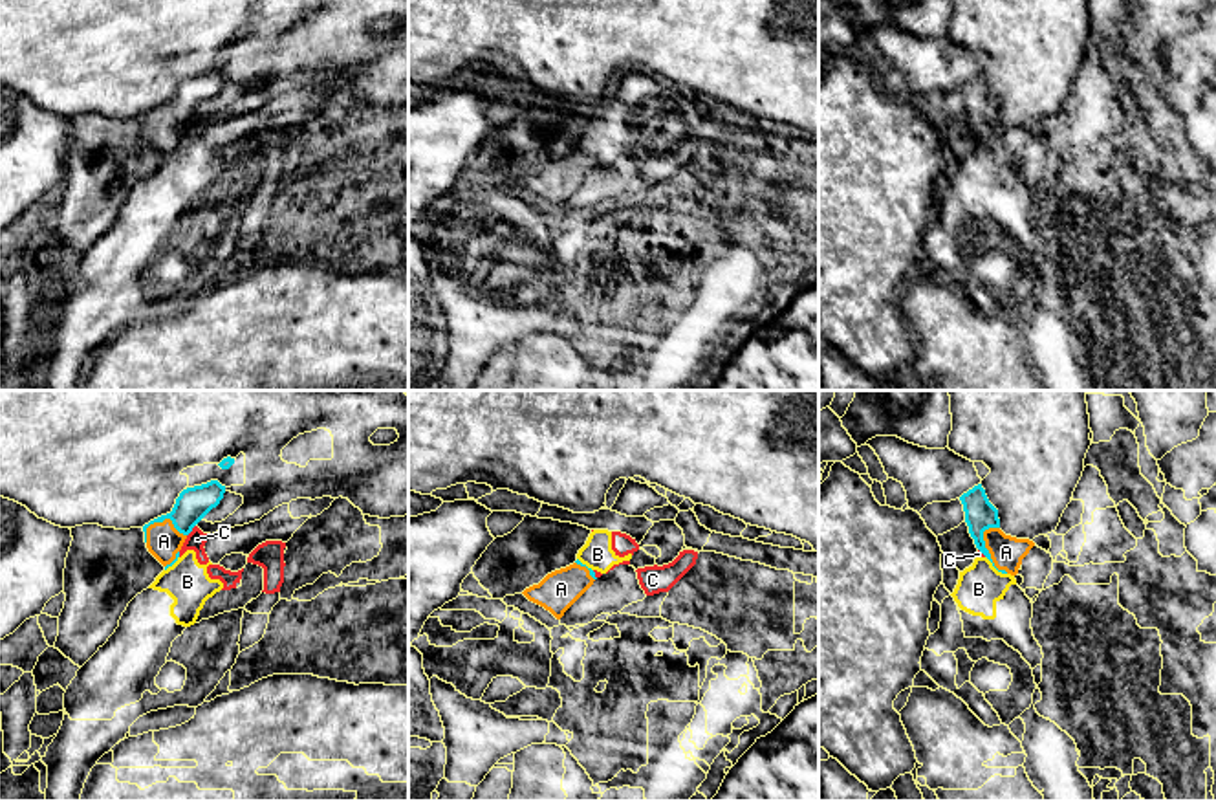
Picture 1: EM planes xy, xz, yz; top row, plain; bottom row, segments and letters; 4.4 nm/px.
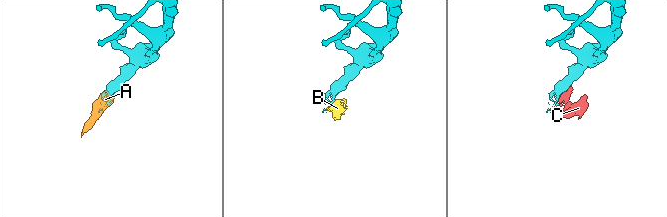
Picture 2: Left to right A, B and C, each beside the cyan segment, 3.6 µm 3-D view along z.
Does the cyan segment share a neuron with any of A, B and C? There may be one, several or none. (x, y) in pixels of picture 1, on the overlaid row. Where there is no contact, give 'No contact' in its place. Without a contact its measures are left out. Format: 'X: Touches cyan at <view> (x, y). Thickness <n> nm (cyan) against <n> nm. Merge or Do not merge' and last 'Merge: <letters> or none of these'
A: Touches cyan at yz (988, 552). Thickness 140 nm (cyan) against 140 nm. Merge
B: Touches cyan at yz (995, 567). Thickness 140 nm (cyan) against 200 nm. Do not merge
C: Touches cyan at xy (191, 530). Thickness 150 nm (cyan) against 90 nm. Do not merge
Merge: A

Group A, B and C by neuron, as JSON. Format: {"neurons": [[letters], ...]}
{"neurons": [["A"], ["B", "C"]]}

